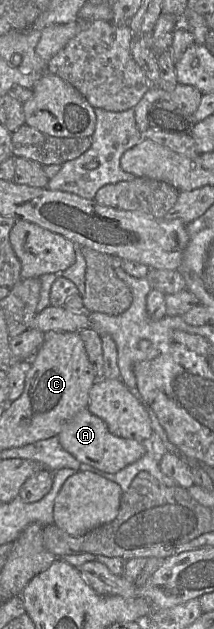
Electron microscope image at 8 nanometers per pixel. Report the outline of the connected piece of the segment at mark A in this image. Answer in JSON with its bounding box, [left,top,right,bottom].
[57,408,146,473]

